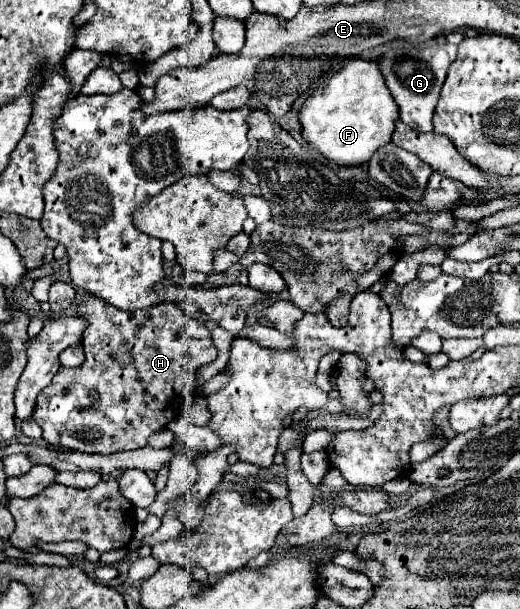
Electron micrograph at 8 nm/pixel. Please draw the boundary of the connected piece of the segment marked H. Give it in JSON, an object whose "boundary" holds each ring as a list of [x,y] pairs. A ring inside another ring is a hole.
{"boundary":[[[88,295],[78,305],[78,315],[88,323],[82,335],[86,361],[76,369],[62,367],[52,383],[38,395],[34,421],[42,427],[44,441],[70,451],[100,455],[146,447],[150,435],[166,429],[170,421],[184,413],[194,399],[198,369],[218,357],[210,331],[196,319],[184,315],[178,305],[154,305],[152,309],[124,313],[106,301]],[[92,391],[98,393],[98,401],[92,401]]]}

